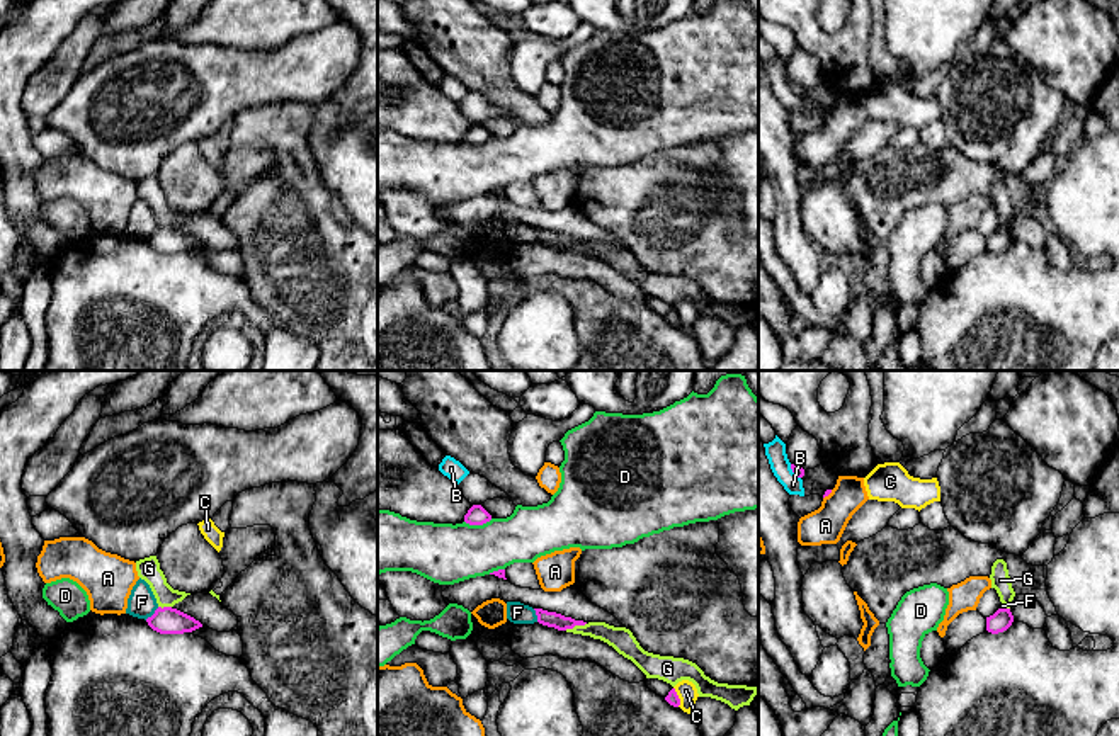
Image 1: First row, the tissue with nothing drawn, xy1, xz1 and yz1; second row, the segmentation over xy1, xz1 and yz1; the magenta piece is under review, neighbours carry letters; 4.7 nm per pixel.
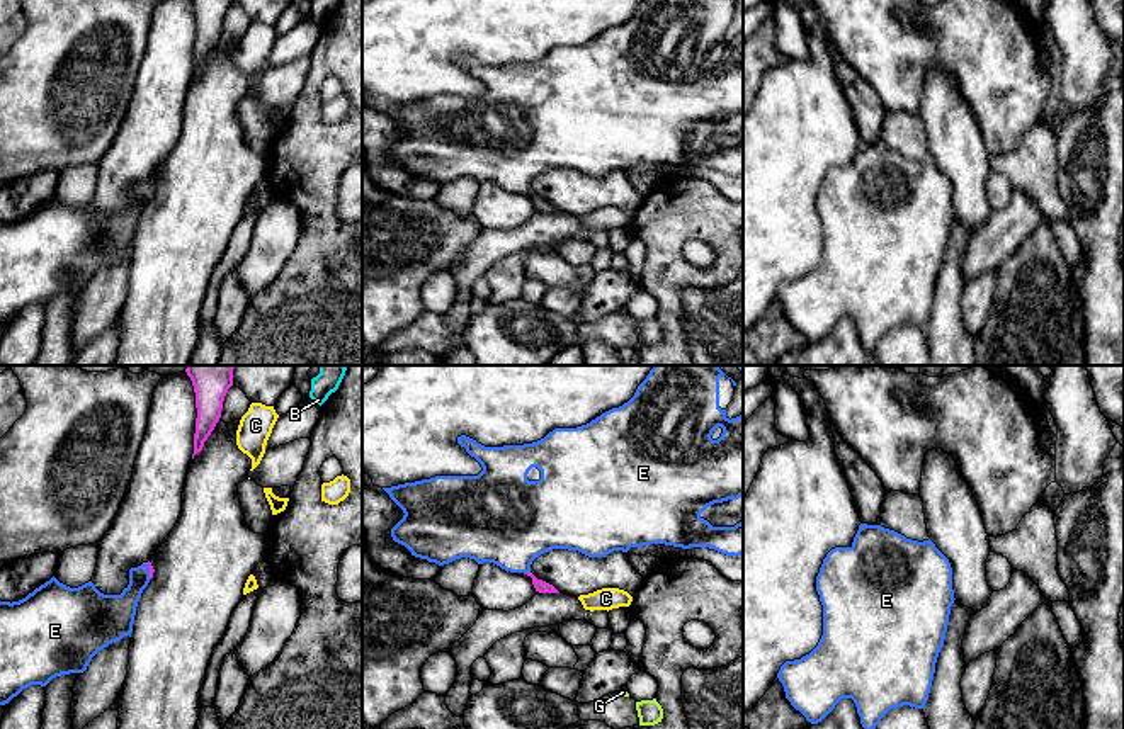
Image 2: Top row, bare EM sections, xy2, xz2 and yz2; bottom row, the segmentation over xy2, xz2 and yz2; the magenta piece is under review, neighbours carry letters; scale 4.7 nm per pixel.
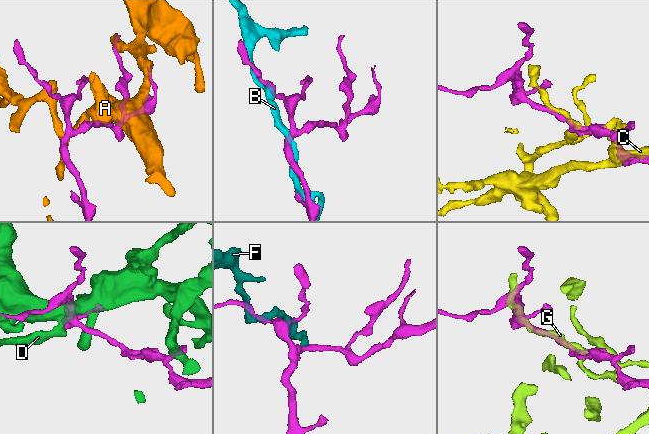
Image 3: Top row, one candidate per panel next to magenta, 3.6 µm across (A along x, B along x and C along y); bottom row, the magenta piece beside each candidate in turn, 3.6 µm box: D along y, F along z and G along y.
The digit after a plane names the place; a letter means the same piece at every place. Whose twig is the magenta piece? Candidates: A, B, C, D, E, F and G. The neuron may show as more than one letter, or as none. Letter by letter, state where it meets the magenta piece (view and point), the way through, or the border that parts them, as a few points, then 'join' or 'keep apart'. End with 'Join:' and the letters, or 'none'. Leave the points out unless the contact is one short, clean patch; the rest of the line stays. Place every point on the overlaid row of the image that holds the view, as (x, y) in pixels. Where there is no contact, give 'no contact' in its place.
A: yz1 (827, 495) | keep apart
B: yz1 (793, 471) | keep apart
C: xz1 (677, 697) | keep apart
D: xz1 (478, 524) | keep apart
E: xz2 (527, 573) | across xz2 (539, 585), (527, 573), (516, 556), (509, 524) | join
F: xy1 (153, 614) | along xy1 (159, 607), (145, 619) | keep apart
G: xz1 (575, 624) | keep apart
Join: E

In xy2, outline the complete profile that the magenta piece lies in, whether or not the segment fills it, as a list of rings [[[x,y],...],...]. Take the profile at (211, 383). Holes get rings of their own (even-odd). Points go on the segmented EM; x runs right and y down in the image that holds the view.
[[[187,365],[185,369],[194,386],[197,408],[192,459],[202,450],[221,418],[224,396],[233,386],[233,369],[235,365]]]

